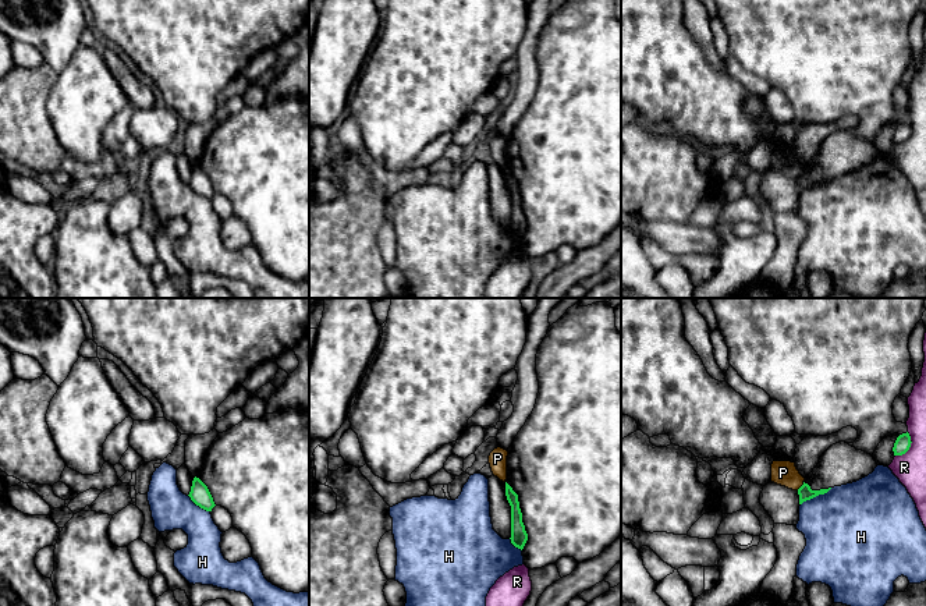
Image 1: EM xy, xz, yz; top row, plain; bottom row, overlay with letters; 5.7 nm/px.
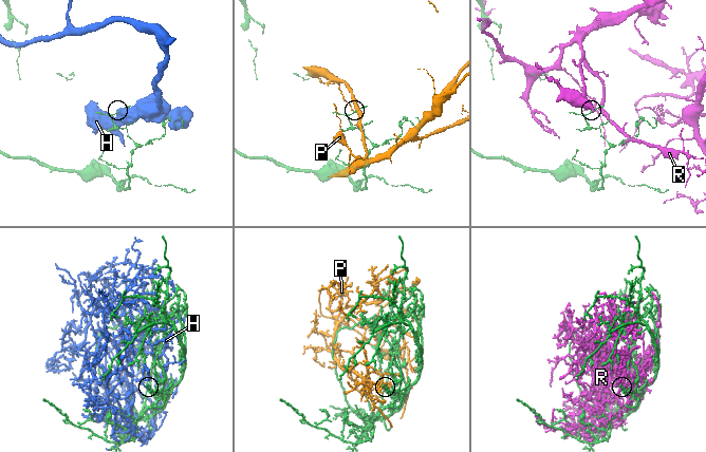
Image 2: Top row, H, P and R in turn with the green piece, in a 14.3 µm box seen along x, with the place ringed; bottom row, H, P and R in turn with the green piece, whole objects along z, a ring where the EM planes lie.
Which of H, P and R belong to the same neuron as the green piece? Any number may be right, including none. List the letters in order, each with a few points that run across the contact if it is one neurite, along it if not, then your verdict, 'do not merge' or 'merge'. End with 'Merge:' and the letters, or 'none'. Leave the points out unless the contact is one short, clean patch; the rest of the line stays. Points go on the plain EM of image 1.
H: do not merge
P: line yz (804, 170), (797, 177); do not merge
R: do not merge
Merge: none

